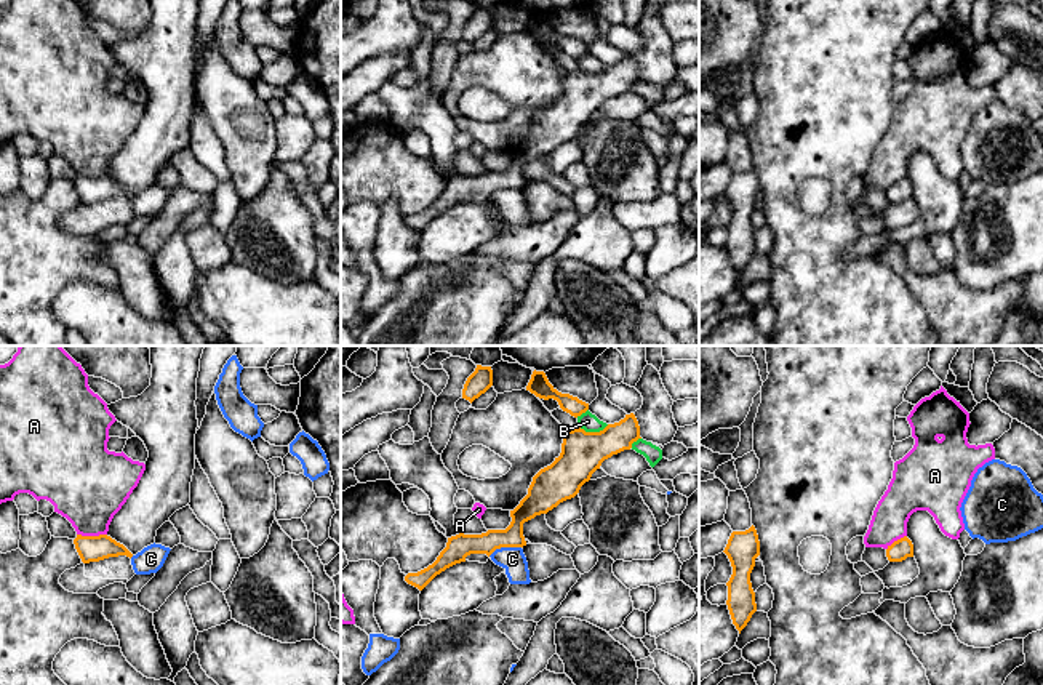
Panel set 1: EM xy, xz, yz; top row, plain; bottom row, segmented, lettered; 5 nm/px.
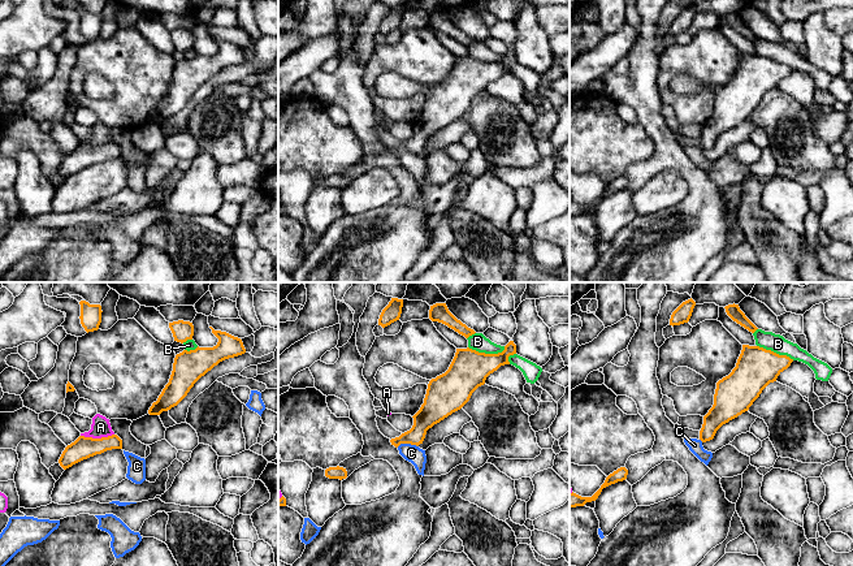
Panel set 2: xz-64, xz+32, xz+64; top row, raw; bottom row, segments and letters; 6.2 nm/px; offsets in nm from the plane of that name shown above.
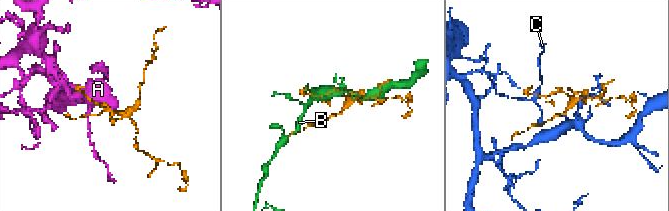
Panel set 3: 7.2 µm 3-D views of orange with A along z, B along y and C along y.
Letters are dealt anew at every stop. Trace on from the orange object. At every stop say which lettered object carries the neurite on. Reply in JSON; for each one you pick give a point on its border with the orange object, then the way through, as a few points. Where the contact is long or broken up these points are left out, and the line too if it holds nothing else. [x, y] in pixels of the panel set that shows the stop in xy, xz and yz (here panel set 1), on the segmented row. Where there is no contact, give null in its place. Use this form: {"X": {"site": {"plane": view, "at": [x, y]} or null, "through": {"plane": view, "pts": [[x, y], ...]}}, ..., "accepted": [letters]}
{"accepted": []}

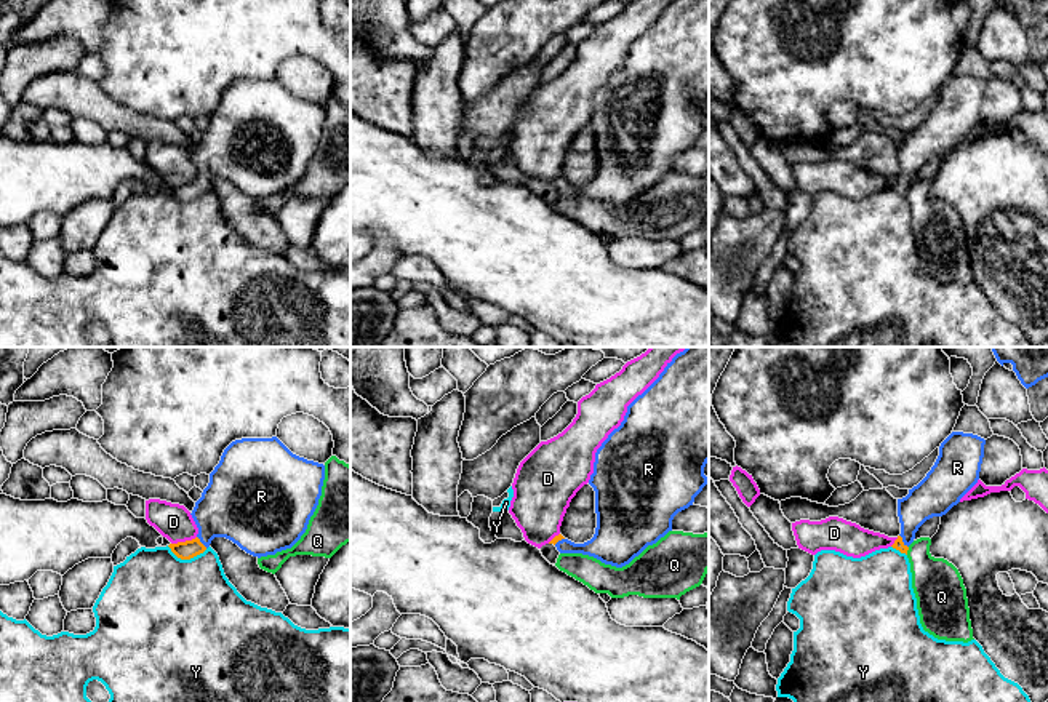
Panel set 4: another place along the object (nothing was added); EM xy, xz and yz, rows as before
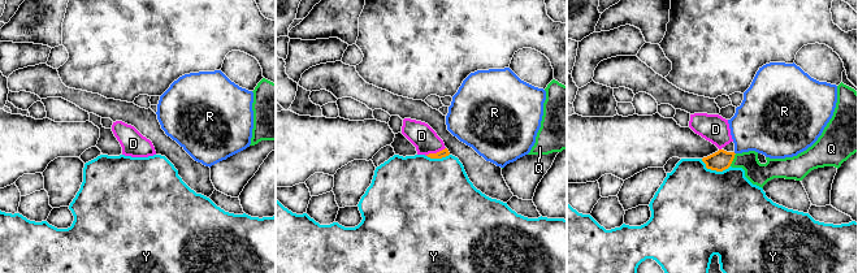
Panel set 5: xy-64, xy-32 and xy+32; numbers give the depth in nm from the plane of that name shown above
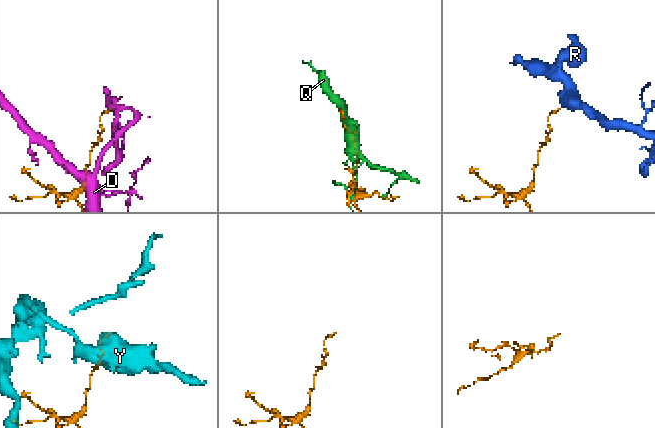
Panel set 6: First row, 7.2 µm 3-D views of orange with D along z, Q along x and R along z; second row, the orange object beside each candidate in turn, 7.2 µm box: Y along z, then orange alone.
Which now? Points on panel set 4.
{"R": {"site": {"plane": "yz", "at": [901, 541]}, "through": {"plane": "yz", "pts": [[898, 544], [901, 541], [927, 499]]}}, "accepted": ["R"]}

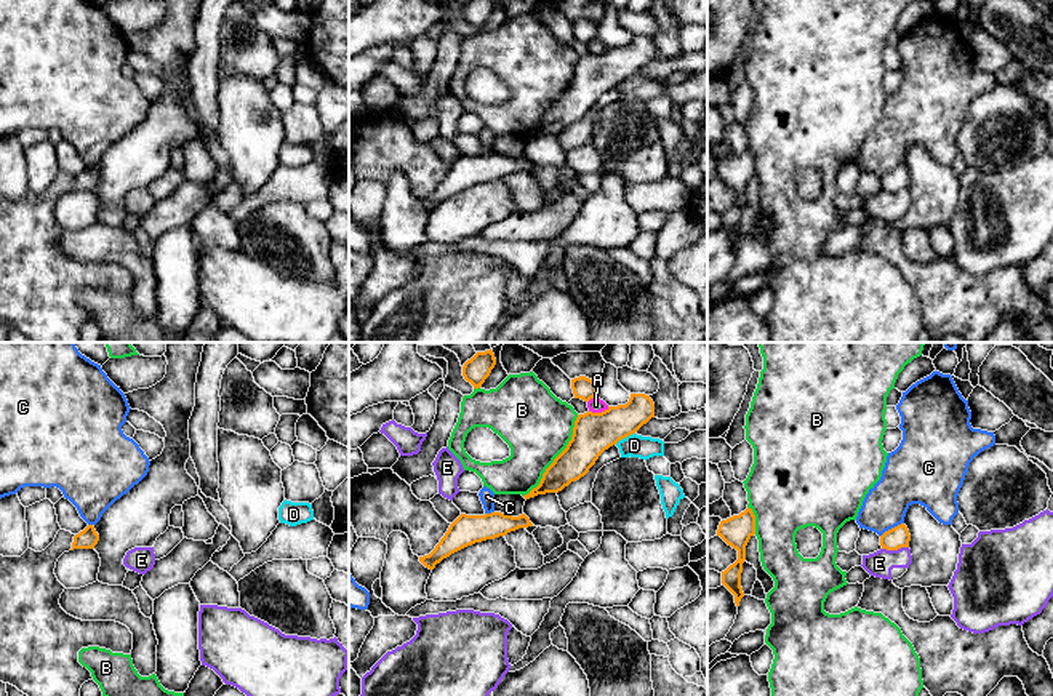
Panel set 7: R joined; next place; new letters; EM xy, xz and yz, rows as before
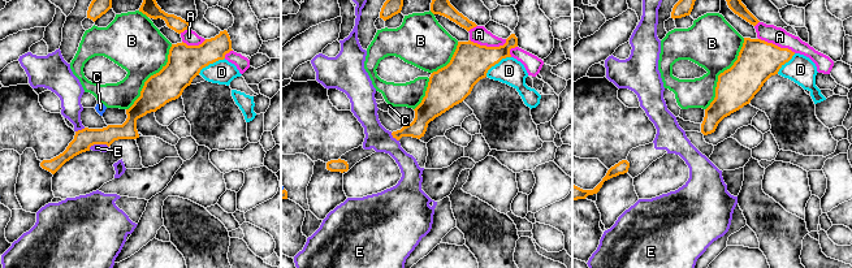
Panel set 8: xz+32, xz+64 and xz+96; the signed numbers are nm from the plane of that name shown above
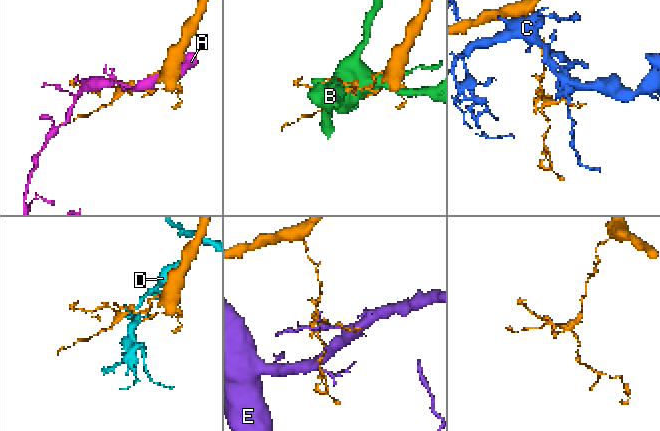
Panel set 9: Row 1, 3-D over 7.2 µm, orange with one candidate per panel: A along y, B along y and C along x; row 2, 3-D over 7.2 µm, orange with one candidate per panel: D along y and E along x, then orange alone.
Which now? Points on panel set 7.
{"accepted": []}

